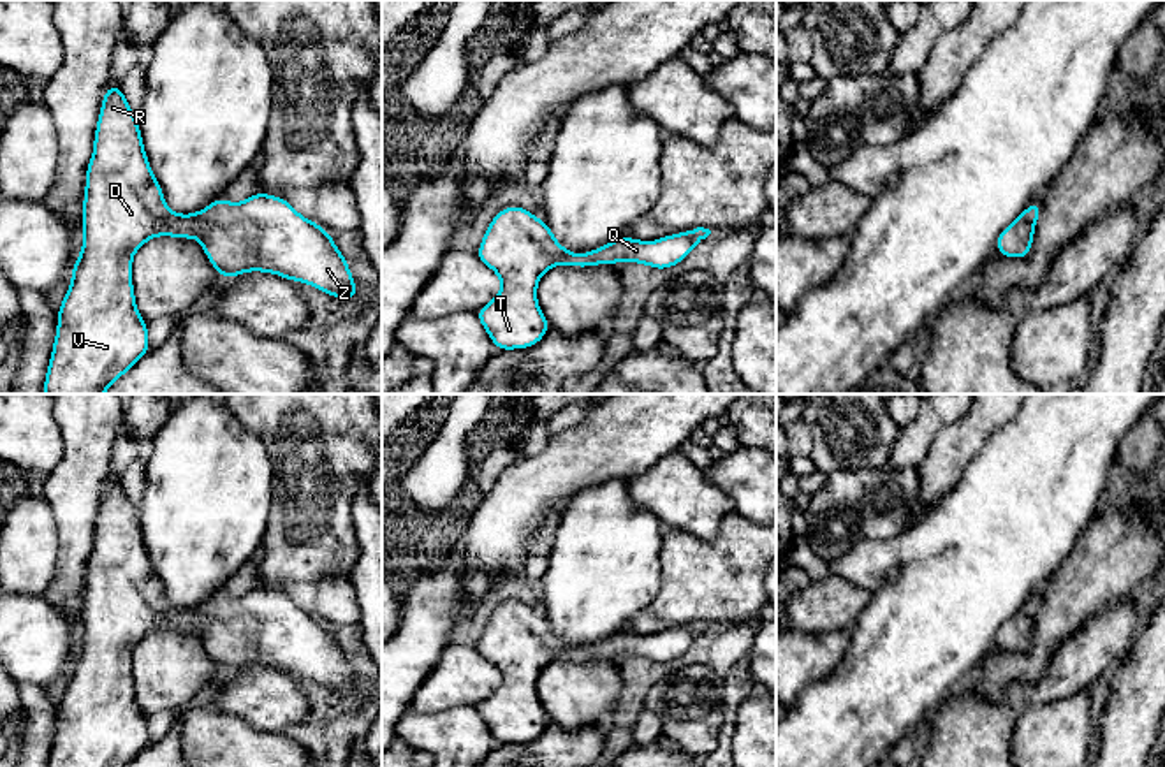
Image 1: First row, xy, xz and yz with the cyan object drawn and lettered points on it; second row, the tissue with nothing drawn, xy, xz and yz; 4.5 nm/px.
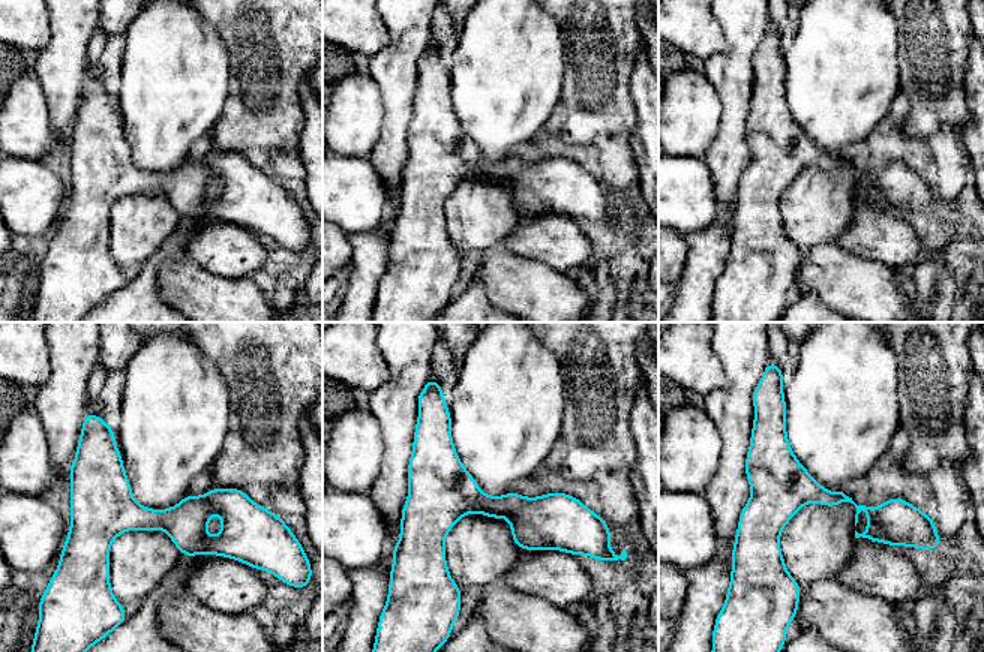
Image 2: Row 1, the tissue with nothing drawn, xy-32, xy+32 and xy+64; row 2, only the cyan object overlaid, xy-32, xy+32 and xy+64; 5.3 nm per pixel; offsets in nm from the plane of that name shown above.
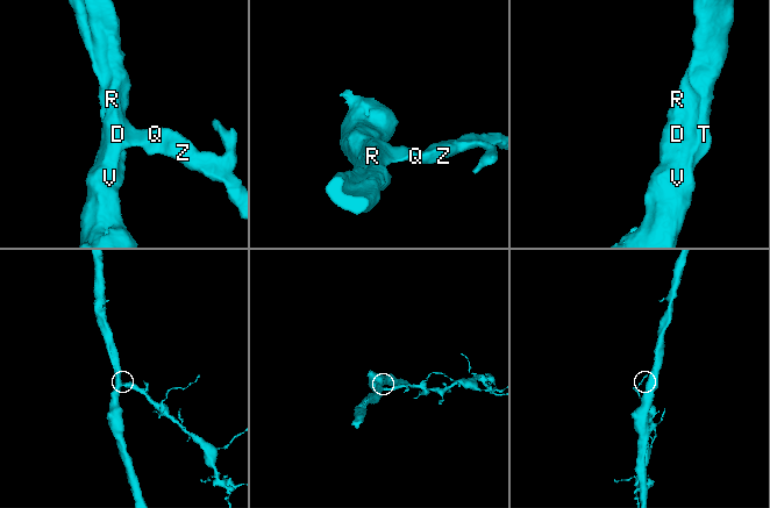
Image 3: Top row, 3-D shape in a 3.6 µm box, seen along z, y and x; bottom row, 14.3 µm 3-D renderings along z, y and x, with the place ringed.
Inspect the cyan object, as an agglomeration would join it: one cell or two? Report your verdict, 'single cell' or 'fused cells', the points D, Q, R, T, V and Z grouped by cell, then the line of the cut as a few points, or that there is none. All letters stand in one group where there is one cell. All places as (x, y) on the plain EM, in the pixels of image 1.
single cell; groups D Q R T V Z; cut none

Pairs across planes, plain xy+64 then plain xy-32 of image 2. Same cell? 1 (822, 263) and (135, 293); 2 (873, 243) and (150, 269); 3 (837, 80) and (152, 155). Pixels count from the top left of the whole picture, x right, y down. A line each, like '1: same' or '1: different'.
1: different
2: different
3: same

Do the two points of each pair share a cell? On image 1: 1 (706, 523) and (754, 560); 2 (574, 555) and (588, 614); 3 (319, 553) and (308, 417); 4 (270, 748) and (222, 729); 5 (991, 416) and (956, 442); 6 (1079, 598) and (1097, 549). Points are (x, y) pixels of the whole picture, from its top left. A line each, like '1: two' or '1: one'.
1: two
2: one
3: one
4: one
5: one
6: one

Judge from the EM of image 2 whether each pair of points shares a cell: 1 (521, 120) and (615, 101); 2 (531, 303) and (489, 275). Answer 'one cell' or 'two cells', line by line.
1: two cells
2: one cell

